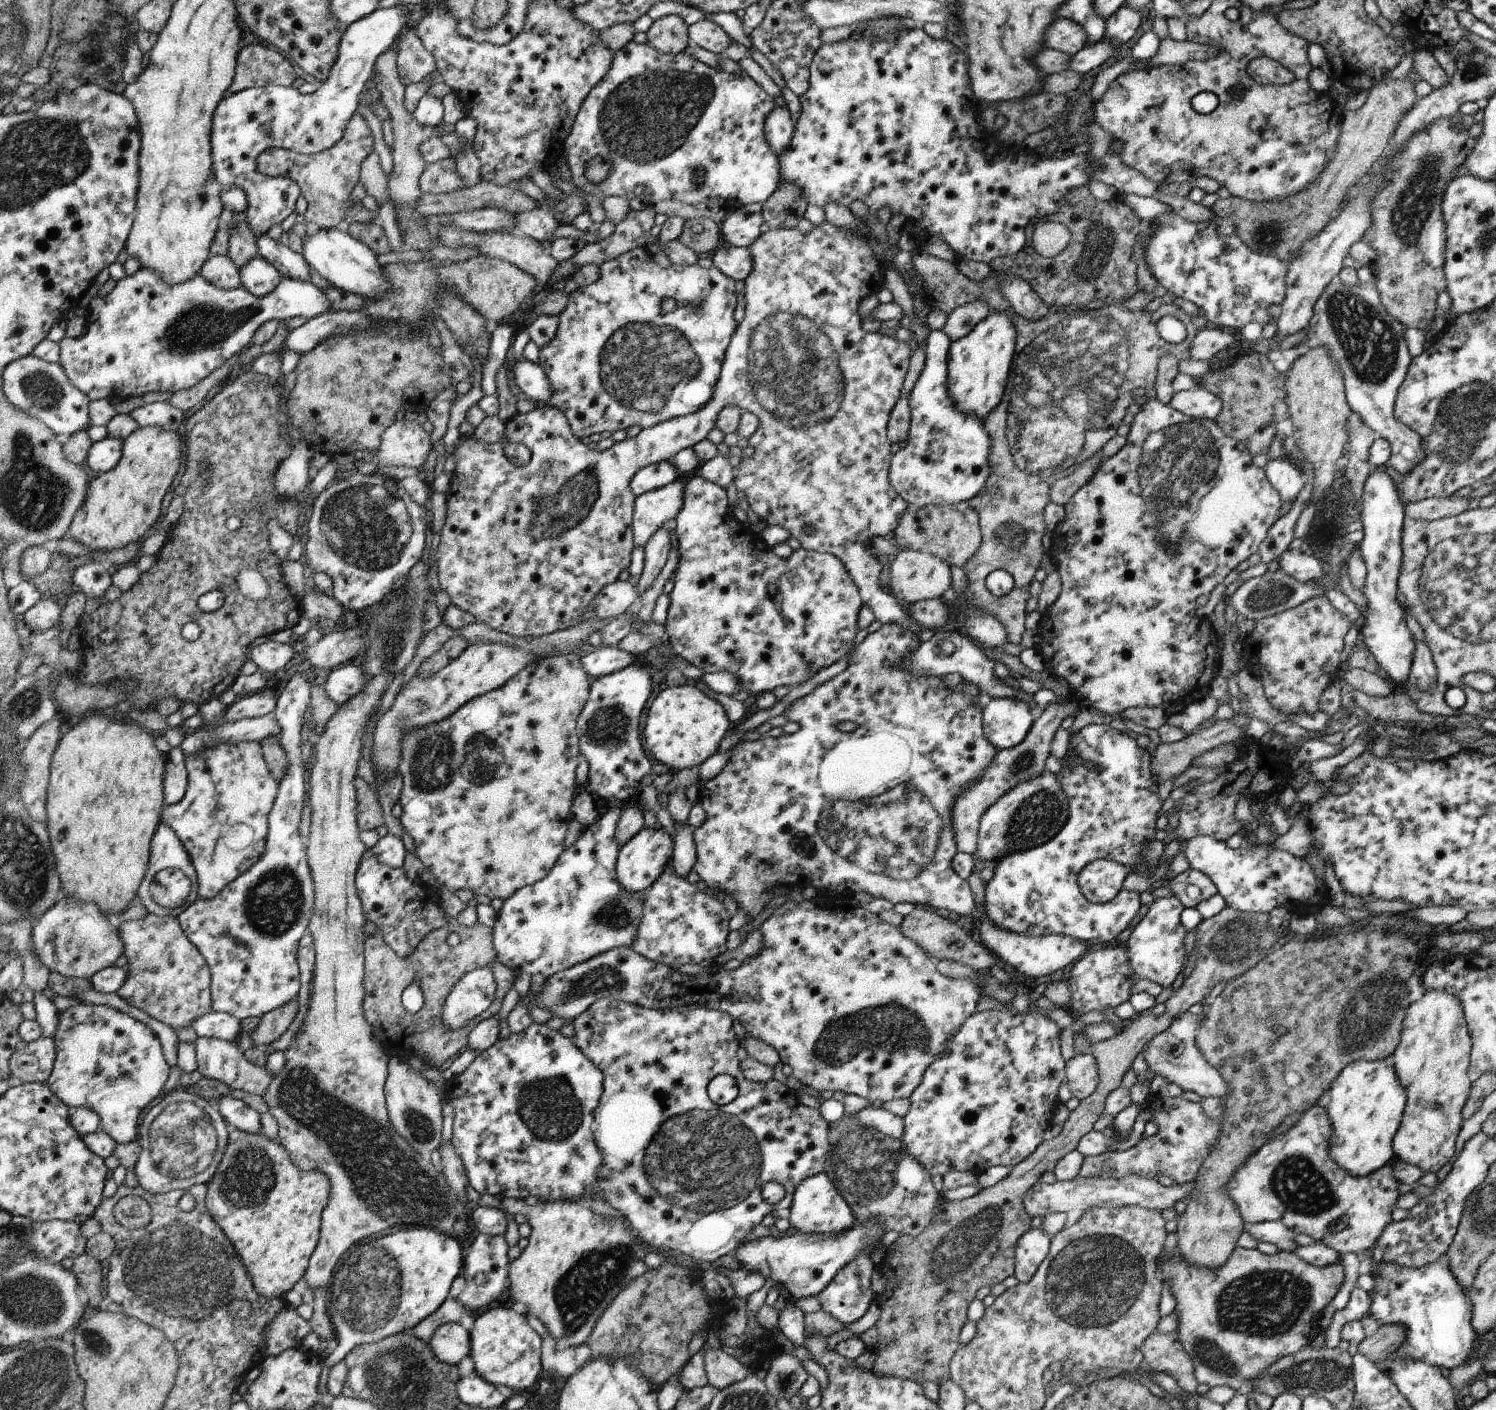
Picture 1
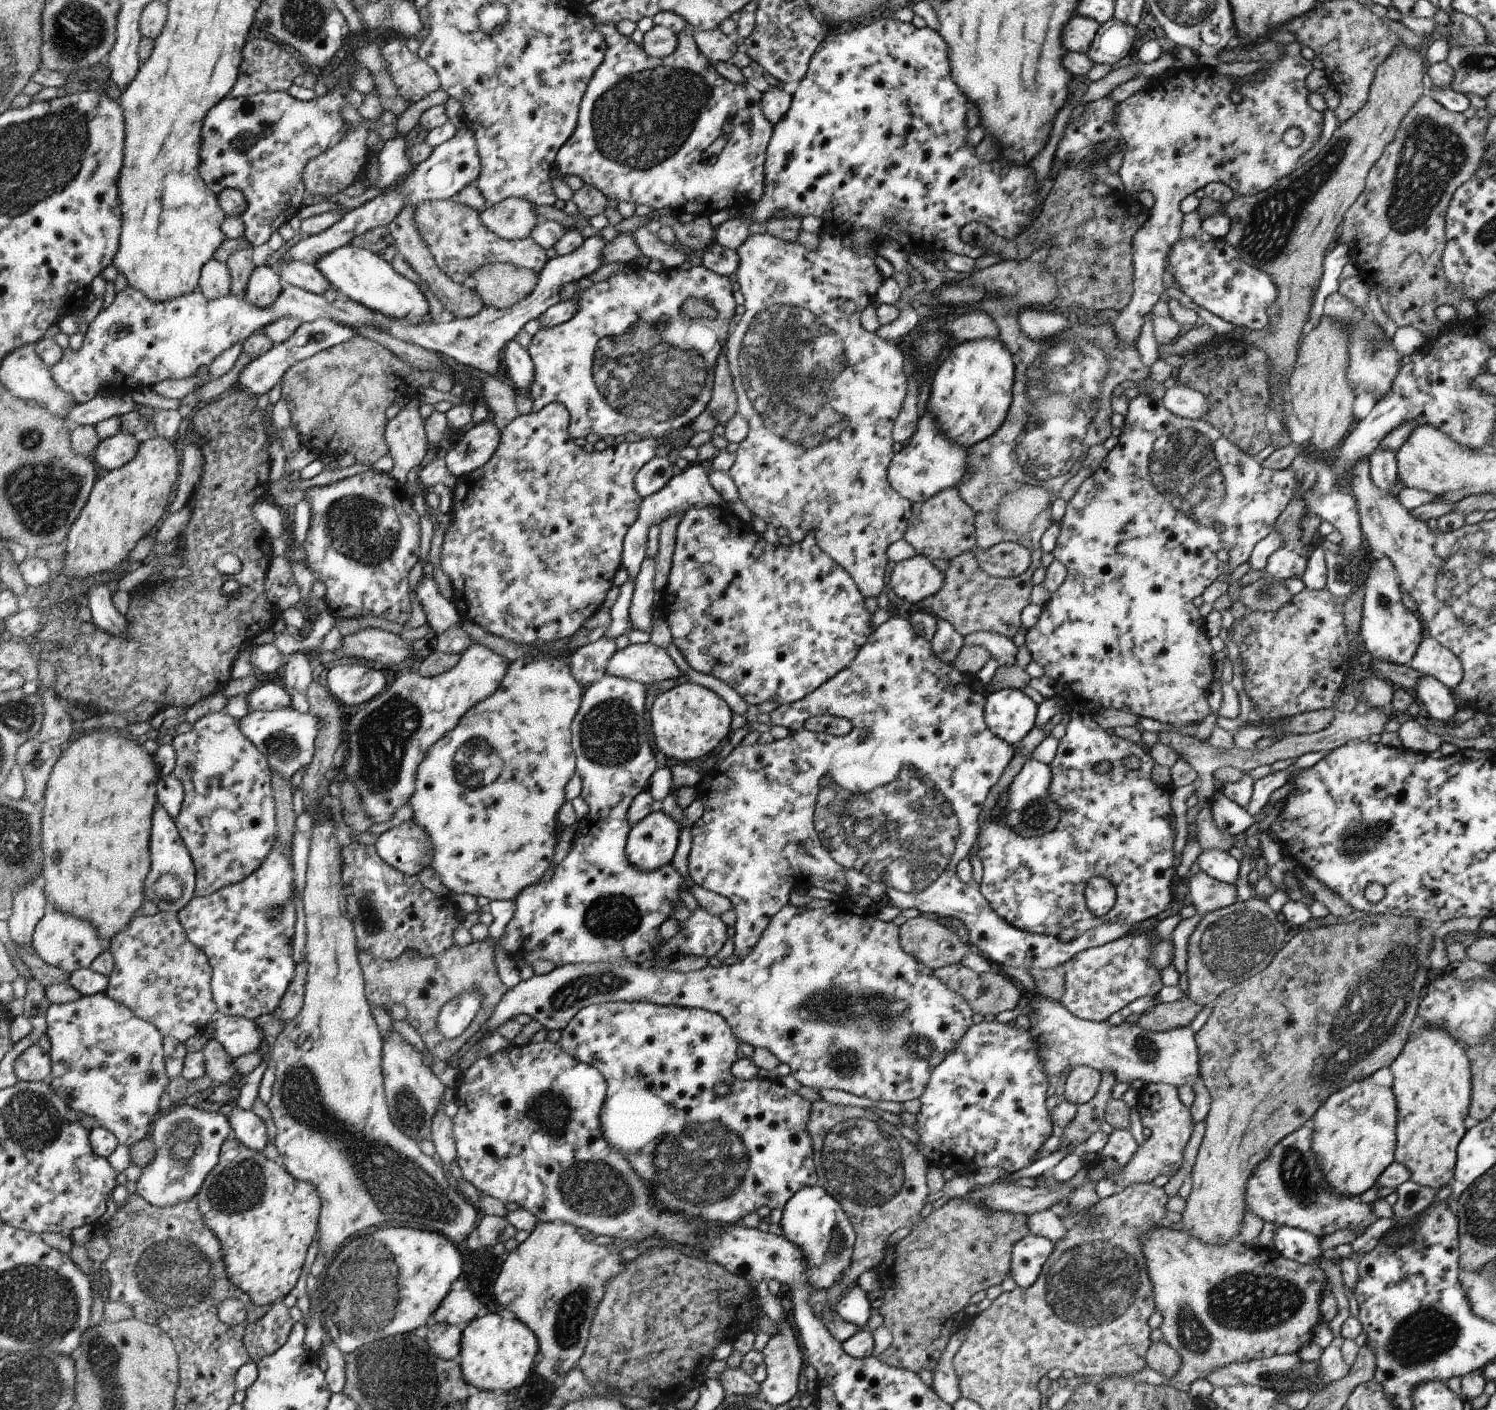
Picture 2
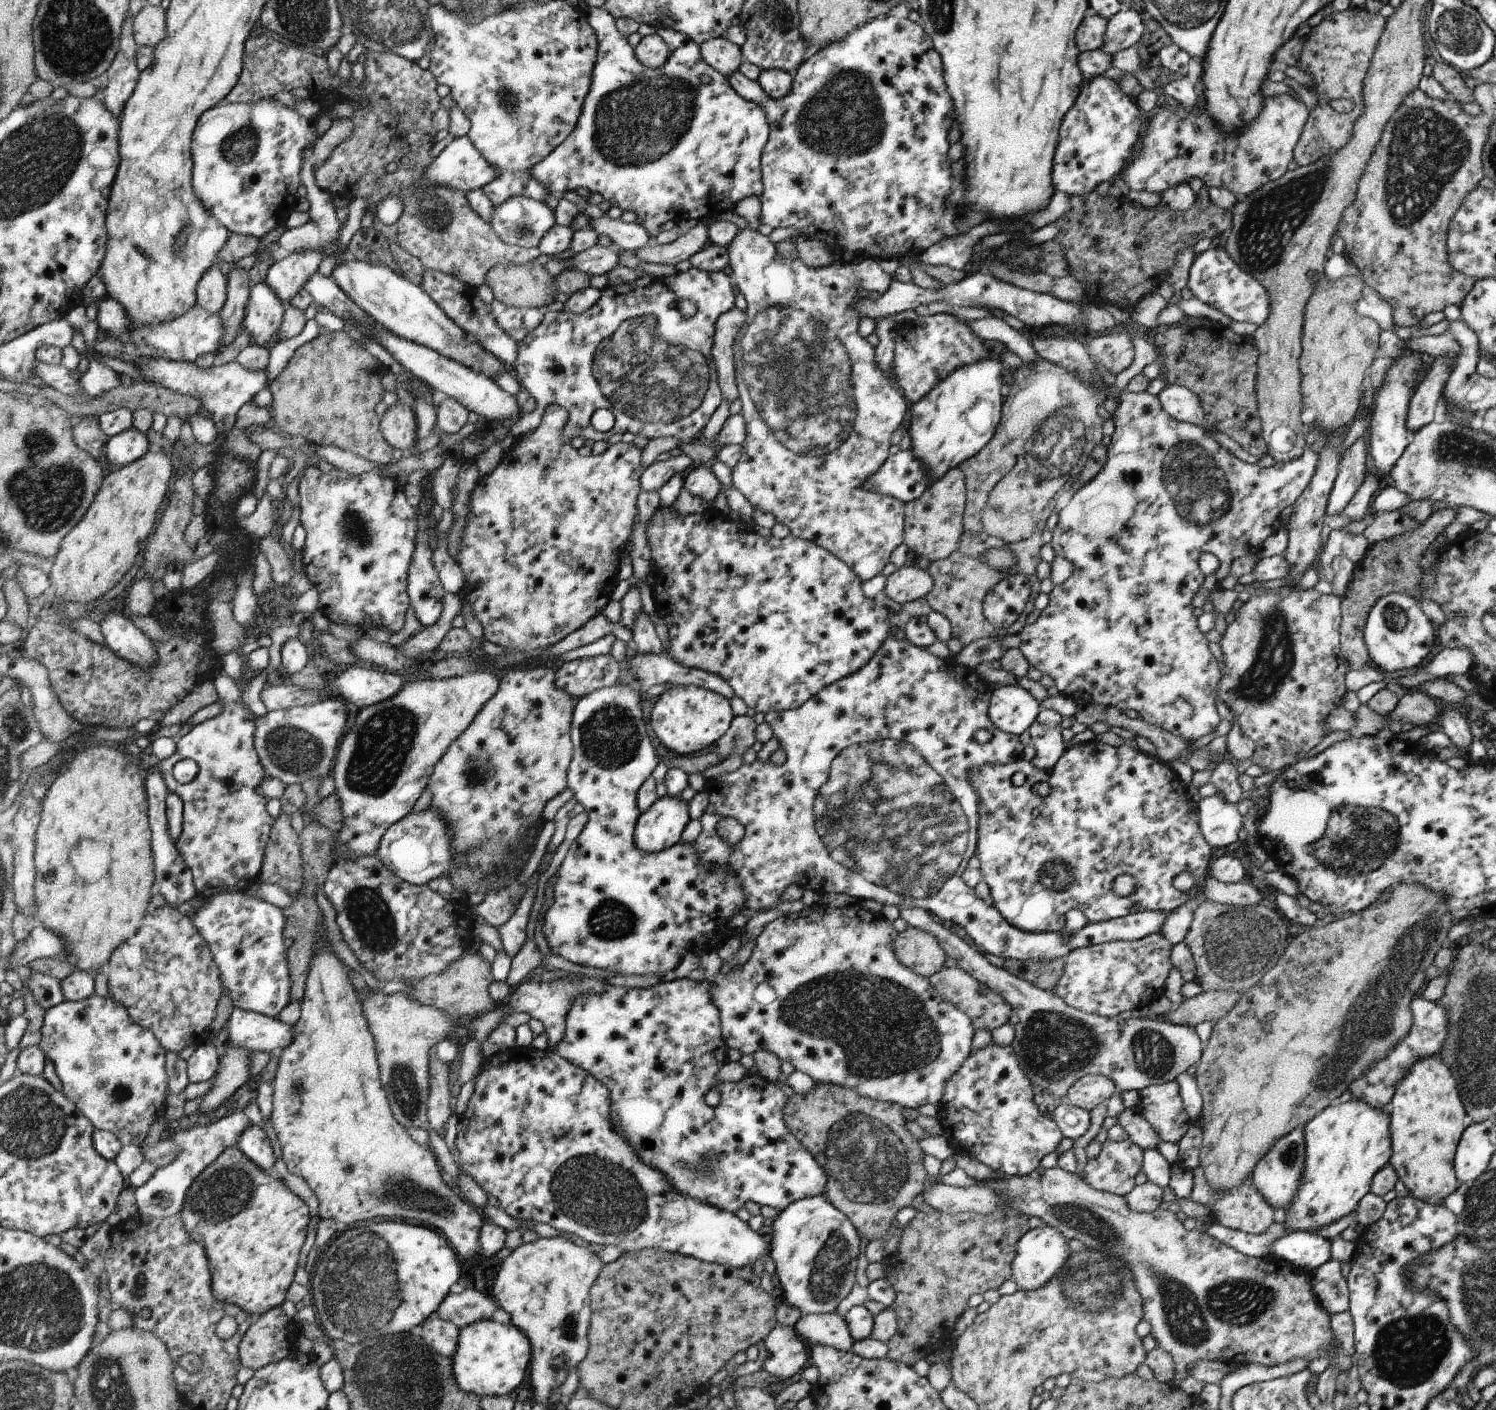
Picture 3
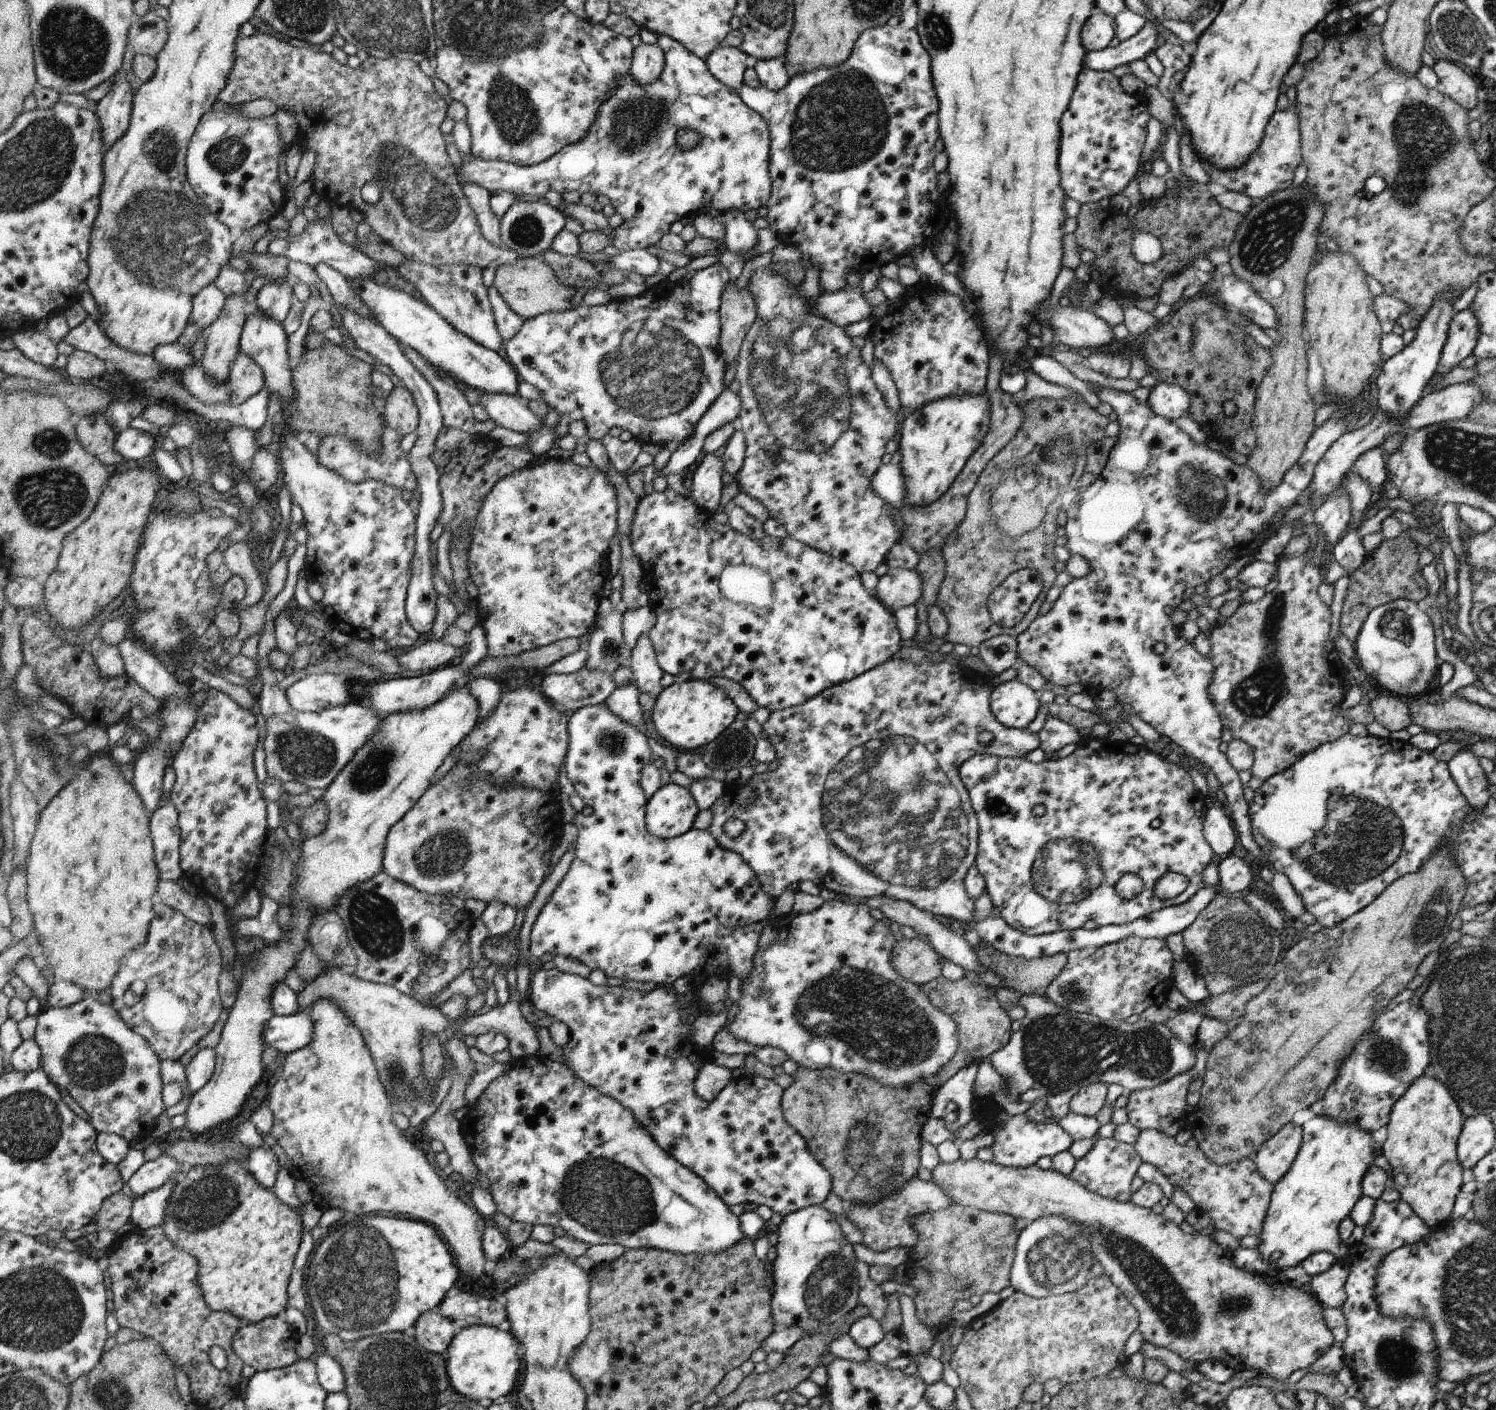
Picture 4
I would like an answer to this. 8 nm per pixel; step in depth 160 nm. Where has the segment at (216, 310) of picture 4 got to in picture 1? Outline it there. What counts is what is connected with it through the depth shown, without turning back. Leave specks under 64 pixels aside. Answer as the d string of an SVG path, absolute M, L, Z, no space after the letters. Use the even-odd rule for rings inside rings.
M210 254L209 260L202 265L202 276L218 288L236 289L241 282L238 266L226 255Z

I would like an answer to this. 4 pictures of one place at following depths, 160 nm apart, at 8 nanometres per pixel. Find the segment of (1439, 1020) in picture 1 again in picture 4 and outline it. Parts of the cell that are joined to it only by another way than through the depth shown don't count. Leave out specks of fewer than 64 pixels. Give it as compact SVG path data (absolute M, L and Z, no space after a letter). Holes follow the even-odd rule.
M1431 1073L1419 1076L1408 1090L1394 1103L1387 1124L1387 1139L1380 1150L1391 1168L1394 1188L1400 1193L1400 1200L1407 1202L1412 1210L1431 1228L1452 1220L1452 1209L1458 1192L1463 1185L1464 1168L1457 1157L1457 1140L1465 1116L1452 1098L1450 1091Z

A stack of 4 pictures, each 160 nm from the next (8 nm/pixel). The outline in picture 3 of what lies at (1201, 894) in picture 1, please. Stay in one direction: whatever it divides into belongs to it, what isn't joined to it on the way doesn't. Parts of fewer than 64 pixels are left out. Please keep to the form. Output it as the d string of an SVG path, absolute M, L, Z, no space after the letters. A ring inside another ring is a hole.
M1208 875L1202 884L1201 891L1208 901L1239 907L1259 905L1263 900L1262 893L1245 880L1237 883L1223 883Z

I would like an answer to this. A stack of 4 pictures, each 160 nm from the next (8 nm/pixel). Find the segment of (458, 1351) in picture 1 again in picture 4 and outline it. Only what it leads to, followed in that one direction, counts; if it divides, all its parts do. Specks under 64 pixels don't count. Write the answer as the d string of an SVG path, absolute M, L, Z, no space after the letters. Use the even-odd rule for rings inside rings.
M438 1309L422 1314L415 1328L414 1338L417 1339L418 1344L422 1344L422 1348L434 1354L443 1356L448 1352L456 1334L452 1320L442 1315Z

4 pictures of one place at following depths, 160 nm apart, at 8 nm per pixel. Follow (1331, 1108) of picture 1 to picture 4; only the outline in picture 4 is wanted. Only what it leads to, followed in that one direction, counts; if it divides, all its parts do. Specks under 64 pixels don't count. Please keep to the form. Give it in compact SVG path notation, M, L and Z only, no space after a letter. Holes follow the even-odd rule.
M1314 1117L1302 1126L1303 1143L1291 1164L1289 1171L1274 1185L1269 1207L1258 1236L1257 1246L1260 1256L1268 1260L1272 1252L1282 1252L1282 1257L1276 1261L1275 1273L1282 1274L1283 1269L1297 1267L1311 1254L1326 1251L1332 1253L1338 1262L1345 1264L1349 1248L1339 1235L1339 1226L1346 1215L1351 1213L1353 1206L1363 1195L1361 1180L1367 1173L1376 1157L1372 1133L1362 1130L1353 1123L1337 1123L1326 1117Z

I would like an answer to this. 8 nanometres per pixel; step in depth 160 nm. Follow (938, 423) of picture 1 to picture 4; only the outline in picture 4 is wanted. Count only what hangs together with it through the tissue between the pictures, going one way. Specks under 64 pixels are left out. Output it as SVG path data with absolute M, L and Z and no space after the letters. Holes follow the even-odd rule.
M883 464L873 476L872 487L892 507L902 508L905 500L905 480L900 464Z

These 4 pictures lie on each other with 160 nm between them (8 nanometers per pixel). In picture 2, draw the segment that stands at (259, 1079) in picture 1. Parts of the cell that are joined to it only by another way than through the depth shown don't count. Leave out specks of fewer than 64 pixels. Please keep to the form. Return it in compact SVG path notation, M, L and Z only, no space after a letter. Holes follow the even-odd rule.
M215 1038L206 1043L202 1052L205 1054L205 1074L213 1084L226 1084L238 1076L234 1059Z

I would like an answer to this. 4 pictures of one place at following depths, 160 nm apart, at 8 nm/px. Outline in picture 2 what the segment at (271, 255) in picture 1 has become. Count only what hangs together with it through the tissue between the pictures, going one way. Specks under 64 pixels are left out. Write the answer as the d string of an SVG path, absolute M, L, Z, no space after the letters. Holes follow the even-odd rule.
M280 259L276 268L281 270L281 277L290 285L322 295L331 287L330 281L314 265L305 262Z

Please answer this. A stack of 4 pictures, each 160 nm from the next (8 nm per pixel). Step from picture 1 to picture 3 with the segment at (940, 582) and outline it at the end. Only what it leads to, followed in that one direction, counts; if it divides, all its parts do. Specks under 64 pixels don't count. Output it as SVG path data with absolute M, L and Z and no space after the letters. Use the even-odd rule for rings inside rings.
M900 567L886 577L883 588L886 596L898 604L925 598L932 590L933 578L926 570L918 567Z

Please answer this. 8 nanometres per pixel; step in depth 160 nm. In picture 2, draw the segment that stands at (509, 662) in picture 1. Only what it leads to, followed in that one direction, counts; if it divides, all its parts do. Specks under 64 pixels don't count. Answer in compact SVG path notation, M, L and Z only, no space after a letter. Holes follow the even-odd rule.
M473 642L461 654L461 659L454 668L433 677L423 676L419 672L404 674L395 682L390 681L384 692L369 700L364 708L358 709L350 718L348 722L350 756L344 769L338 771L338 776L352 781L360 795L364 812L374 823L393 820L394 812L400 806L408 804L406 800L412 797L417 789L417 770L421 762L442 737L457 728L461 718L466 716L474 705L497 692L502 686L507 670L506 659L502 655L490 650L485 644Z

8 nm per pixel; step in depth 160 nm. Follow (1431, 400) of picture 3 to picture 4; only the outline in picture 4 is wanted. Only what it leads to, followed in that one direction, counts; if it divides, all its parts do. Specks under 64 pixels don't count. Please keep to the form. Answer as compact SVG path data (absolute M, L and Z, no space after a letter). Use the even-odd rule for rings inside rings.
M1469 307L1457 312L1450 323L1448 338L1436 374L1449 372L1464 358L1472 355L1480 335L1478 317L1473 308Z

